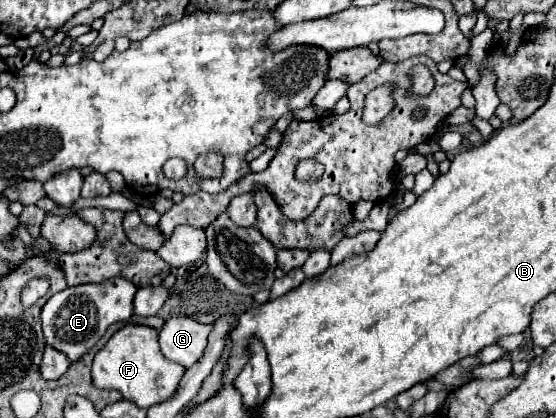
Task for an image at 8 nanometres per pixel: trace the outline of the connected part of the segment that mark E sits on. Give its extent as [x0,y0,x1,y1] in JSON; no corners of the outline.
[42,279,136,363]

